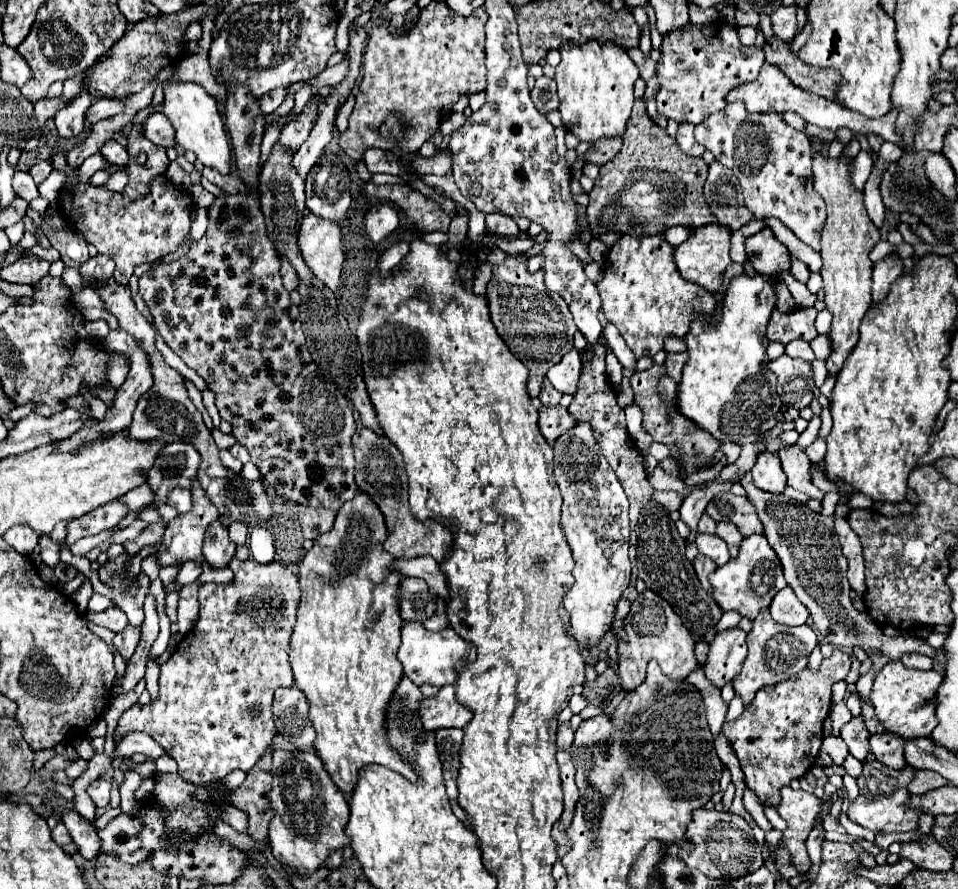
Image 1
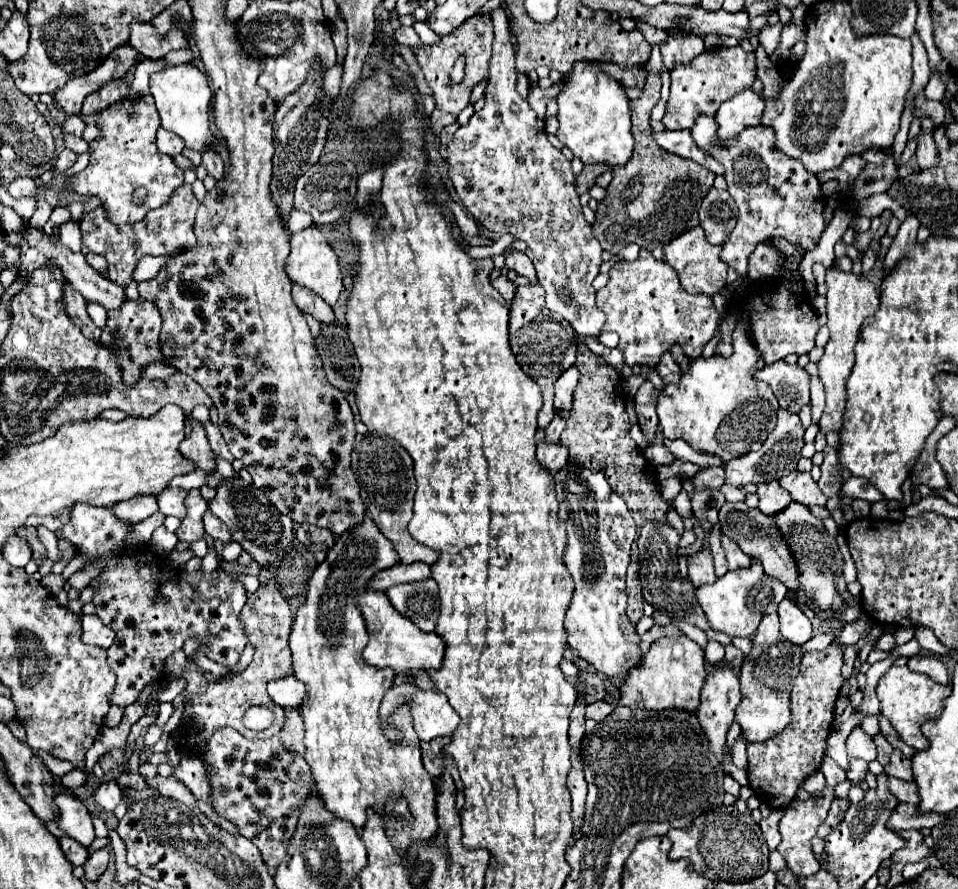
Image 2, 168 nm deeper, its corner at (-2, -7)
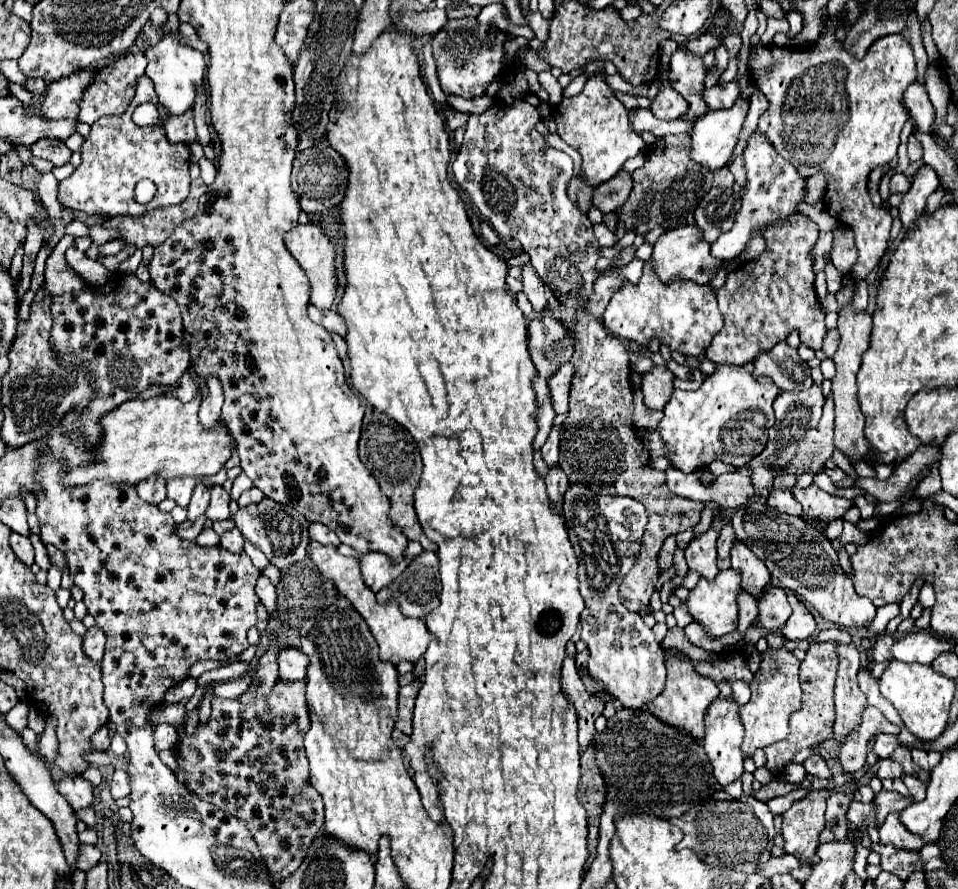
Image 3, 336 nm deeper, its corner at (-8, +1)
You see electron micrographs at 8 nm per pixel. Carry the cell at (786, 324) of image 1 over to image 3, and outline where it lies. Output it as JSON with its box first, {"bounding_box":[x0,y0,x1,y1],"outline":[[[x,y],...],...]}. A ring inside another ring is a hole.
{"bounding_box":[706,213,828,365],"outline":[[[794,213],[790,221],[766,229],[764,239],[766,253],[762,253],[758,261],[738,265],[728,273],[724,287],[714,291],[720,313],[724,315],[724,327],[714,335],[706,357],[718,365],[744,365],[762,351],[770,351],[776,343],[784,341],[790,331],[798,331],[800,341],[810,349],[822,349],[828,333],[824,311],[814,289],[814,259],[810,255],[818,239],[818,225],[802,213]]]}

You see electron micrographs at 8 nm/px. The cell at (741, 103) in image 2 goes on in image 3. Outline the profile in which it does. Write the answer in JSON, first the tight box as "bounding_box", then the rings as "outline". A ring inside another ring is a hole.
{"bounding_box":[690,97,748,171],"outline":[[[738,97],[730,109],[708,111],[698,119],[694,123],[690,159],[712,171],[724,167],[738,143],[746,113],[748,101]]]}

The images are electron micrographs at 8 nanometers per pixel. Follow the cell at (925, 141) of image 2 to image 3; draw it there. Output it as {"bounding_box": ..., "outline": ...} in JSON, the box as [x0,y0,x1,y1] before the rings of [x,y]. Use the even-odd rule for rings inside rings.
{"bounding_box":[904,81,934,133],"outline":[[[914,81],[904,93],[904,101],[906,101],[906,107],[908,107],[910,115],[916,119],[918,129],[924,131],[924,133],[930,133],[932,131],[930,125],[934,123],[934,107],[928,99],[926,87]]]}

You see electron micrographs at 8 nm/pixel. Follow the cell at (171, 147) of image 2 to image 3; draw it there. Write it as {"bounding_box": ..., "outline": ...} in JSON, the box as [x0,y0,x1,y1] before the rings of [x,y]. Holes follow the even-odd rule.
{"bounding_box":[164,111,196,143],"outline":[[[192,111],[190,113],[182,113],[182,117],[168,117],[164,123],[166,129],[166,137],[172,143],[194,143],[196,141],[196,129],[194,129],[194,121],[192,121]]]}

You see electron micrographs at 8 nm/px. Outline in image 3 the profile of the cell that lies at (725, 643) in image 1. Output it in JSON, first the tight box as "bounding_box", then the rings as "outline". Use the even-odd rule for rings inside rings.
{"bounding_box":[704,697,744,787],"outline":[[[718,697],[708,713],[706,713],[706,735],[704,735],[704,749],[706,749],[706,755],[710,757],[710,765],[712,765],[712,773],[716,777],[716,781],[726,787],[728,783],[736,781],[742,777],[744,769],[742,769],[742,751],[740,751],[740,745],[742,745],[742,737],[744,737],[744,727],[740,723],[740,717],[738,717],[738,705],[734,703],[732,697],[728,699],[722,699]]]}

